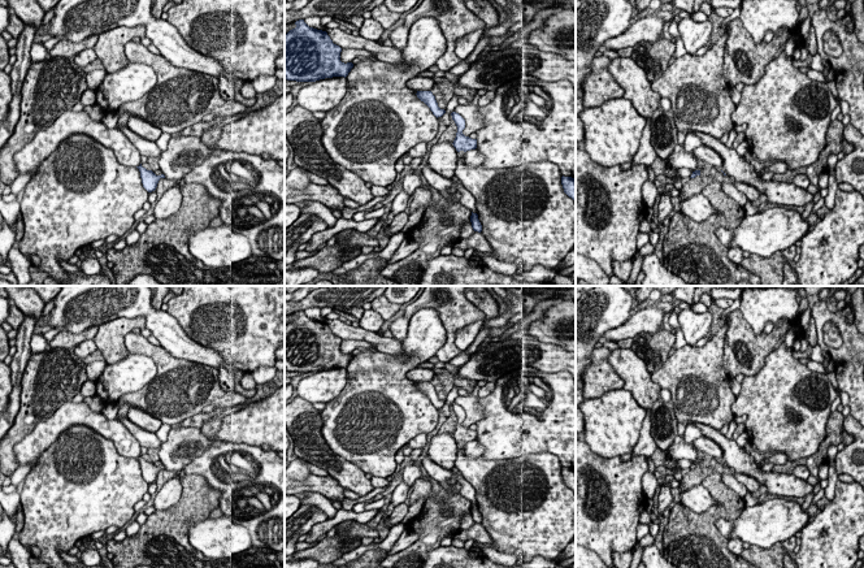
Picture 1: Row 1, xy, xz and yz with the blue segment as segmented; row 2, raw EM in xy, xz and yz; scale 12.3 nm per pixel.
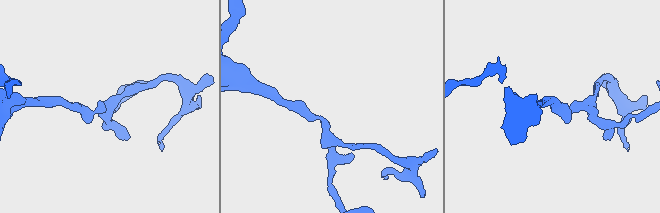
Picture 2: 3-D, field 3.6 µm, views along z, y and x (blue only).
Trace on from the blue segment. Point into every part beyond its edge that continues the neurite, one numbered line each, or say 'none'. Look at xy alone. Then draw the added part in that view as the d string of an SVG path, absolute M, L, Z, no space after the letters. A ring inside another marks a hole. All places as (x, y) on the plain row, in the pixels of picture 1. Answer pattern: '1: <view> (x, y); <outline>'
none

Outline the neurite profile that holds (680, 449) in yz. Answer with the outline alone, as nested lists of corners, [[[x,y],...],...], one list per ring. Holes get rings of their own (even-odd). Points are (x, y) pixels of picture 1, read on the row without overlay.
[[[677,435],[667,454],[670,459],[686,459],[695,463],[698,450],[692,443],[686,443],[682,435]]]

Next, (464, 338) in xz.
[[[479,320],[461,328],[455,335],[456,347],[461,351],[466,351],[474,342],[474,338],[479,333],[482,325],[483,325],[483,321]]]

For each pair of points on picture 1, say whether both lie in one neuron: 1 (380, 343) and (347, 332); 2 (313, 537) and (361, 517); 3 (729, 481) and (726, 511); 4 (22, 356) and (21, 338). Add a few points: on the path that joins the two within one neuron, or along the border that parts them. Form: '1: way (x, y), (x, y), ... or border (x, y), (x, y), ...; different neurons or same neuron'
1: way (372, 337), (355, 334); same neuron
2: way (325, 527), (341, 516), (350, 516); same neuron
3: border (720, 475), (721, 480), (742, 498); different neurons
4: way (22, 352), (22, 342); same neuron

